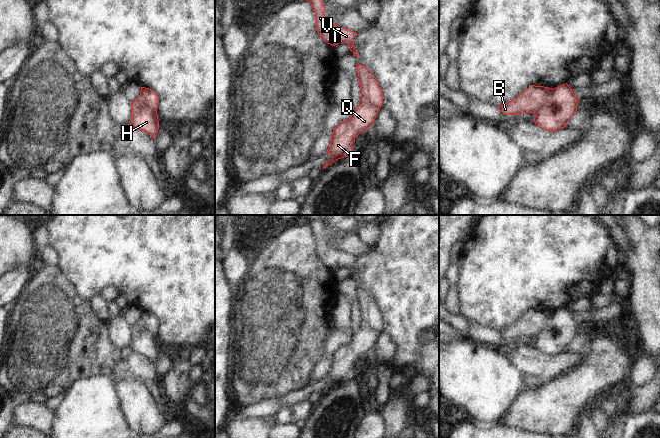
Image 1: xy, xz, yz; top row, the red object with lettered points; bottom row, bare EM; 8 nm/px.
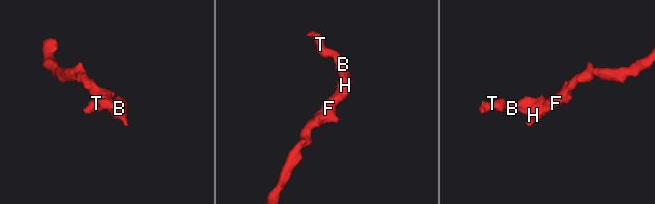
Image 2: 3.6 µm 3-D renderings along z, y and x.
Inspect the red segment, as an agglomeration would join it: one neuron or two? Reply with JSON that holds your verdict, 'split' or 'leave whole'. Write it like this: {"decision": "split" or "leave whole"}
{"decision": "split"}

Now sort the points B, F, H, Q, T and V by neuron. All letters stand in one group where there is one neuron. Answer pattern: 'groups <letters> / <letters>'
groups B T V / F H Q

